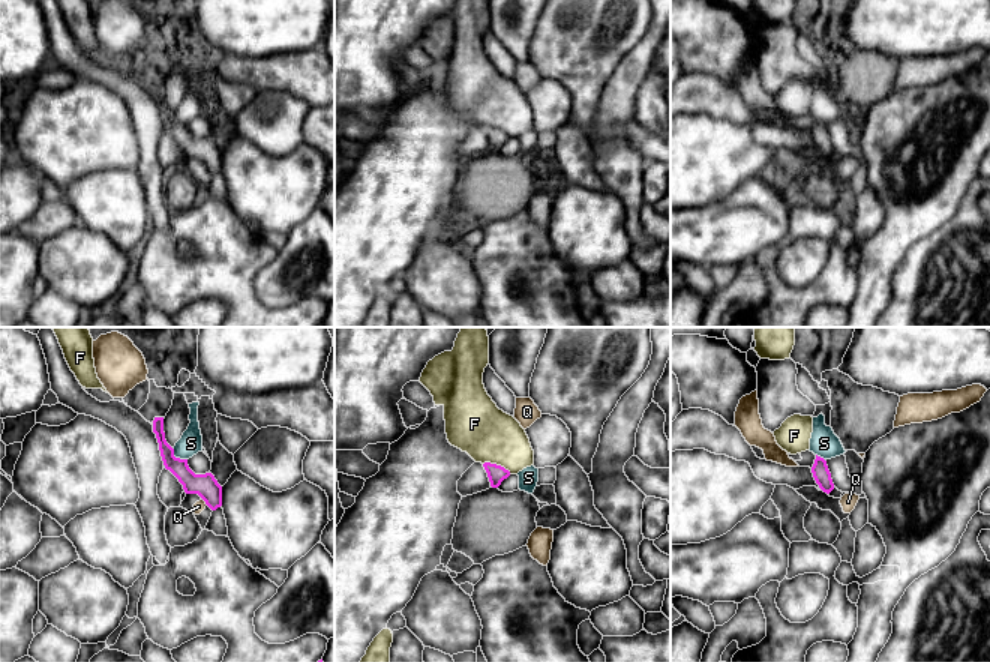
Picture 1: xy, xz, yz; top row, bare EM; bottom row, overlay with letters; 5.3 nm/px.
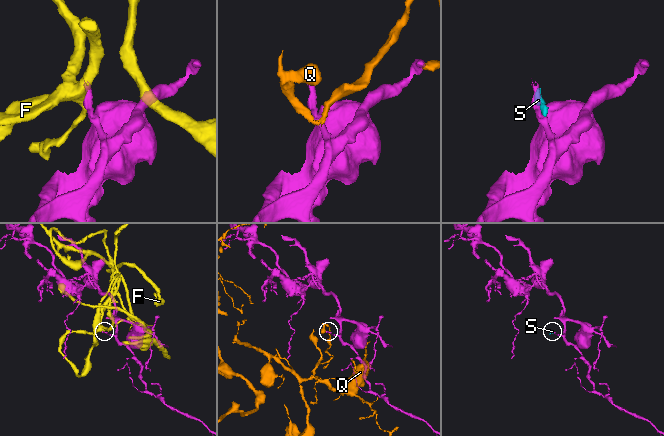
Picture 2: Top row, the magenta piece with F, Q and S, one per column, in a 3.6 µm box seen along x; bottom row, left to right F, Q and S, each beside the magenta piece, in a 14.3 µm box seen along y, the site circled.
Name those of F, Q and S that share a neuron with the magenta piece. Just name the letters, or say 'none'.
none

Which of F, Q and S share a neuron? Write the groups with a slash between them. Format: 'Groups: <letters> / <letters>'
Groups: F / Q / S

